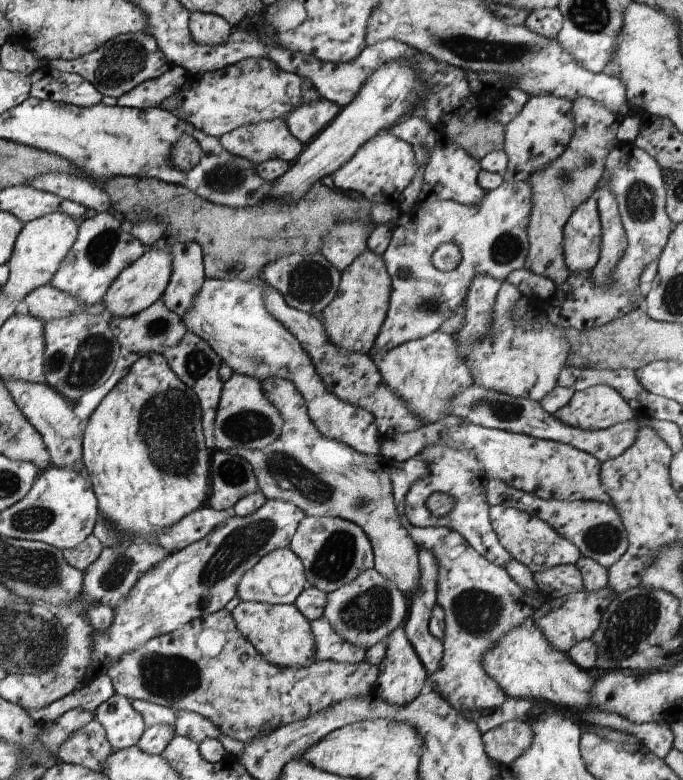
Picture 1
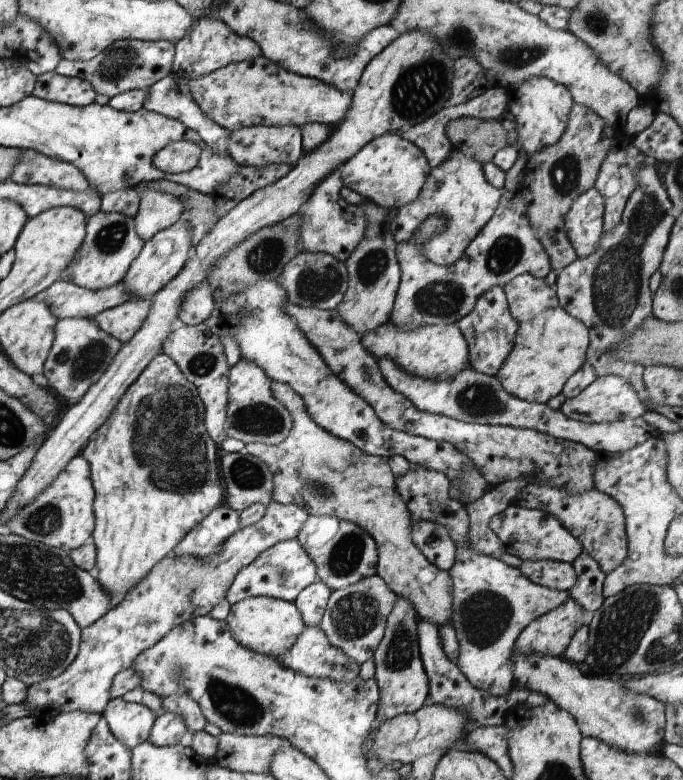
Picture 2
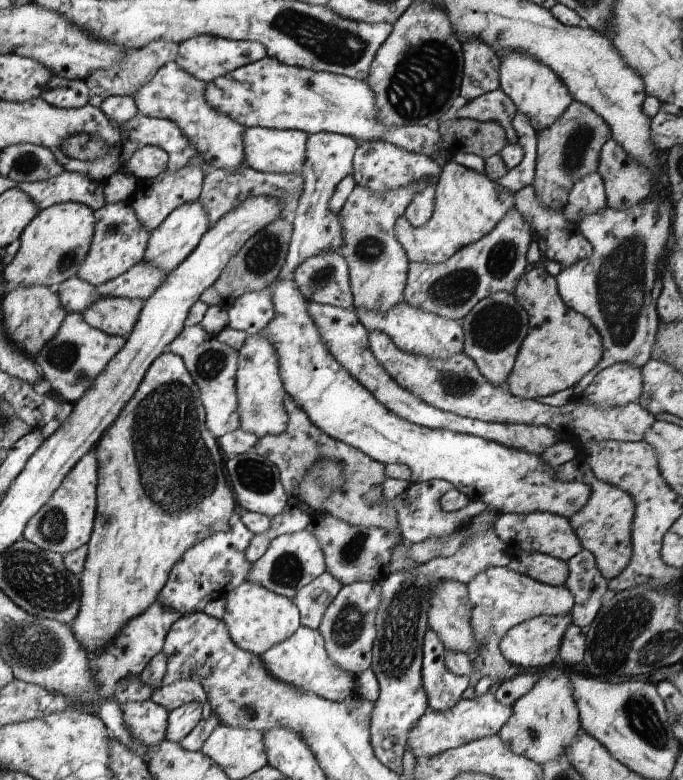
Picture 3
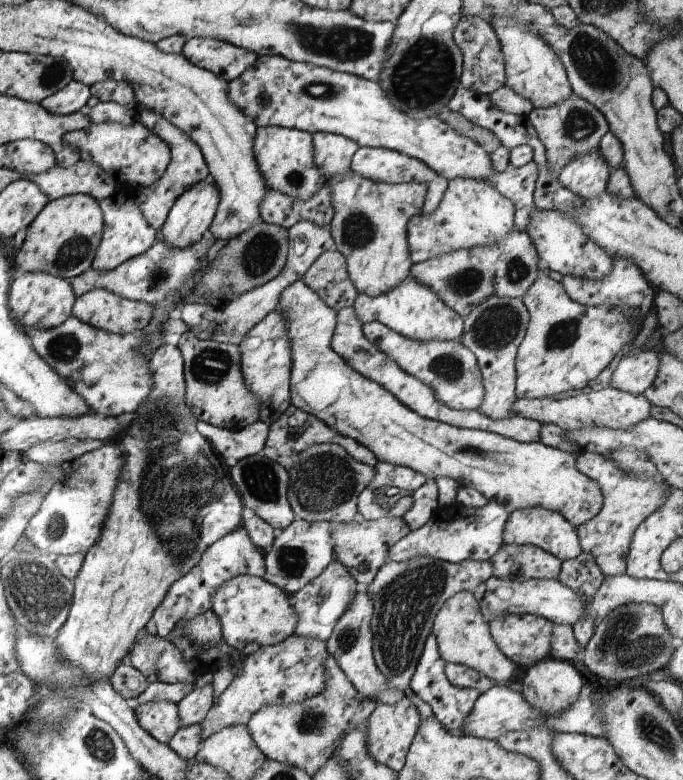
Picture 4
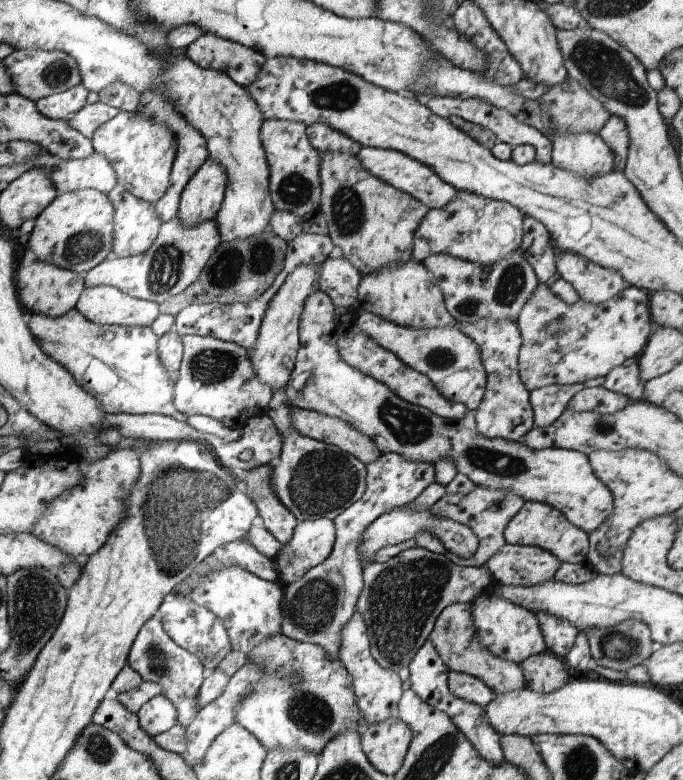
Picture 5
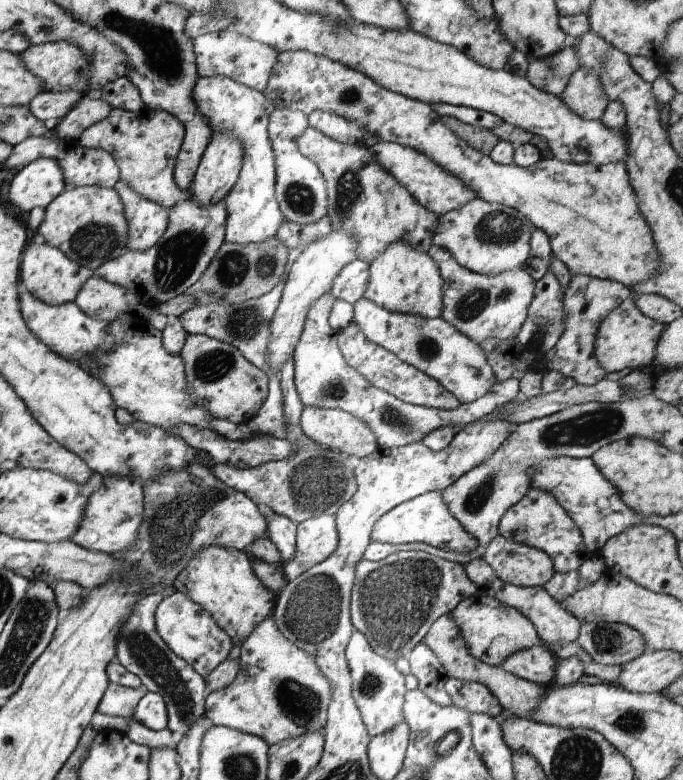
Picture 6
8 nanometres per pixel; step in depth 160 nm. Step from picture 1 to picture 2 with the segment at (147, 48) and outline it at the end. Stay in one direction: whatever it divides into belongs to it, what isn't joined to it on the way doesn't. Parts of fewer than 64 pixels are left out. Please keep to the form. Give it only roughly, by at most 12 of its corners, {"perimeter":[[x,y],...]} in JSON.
{"perimeter":[[118,40],[55,72],[113,98],[172,71],[172,42]]}

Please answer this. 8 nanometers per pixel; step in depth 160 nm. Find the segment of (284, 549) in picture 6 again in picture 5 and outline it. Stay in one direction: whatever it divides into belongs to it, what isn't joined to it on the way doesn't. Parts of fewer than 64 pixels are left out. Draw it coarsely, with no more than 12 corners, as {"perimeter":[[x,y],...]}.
{"perimeter":[[273,468],[249,470],[246,494],[258,522],[281,544],[292,538],[297,518],[271,485]]}

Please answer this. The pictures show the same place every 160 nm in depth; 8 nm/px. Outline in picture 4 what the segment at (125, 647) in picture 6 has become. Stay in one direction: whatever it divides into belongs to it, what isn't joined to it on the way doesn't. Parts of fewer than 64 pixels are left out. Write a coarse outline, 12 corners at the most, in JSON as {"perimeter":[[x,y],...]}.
{"perimeter":[[151,630],[128,662],[148,683],[194,682],[174,643]]}

